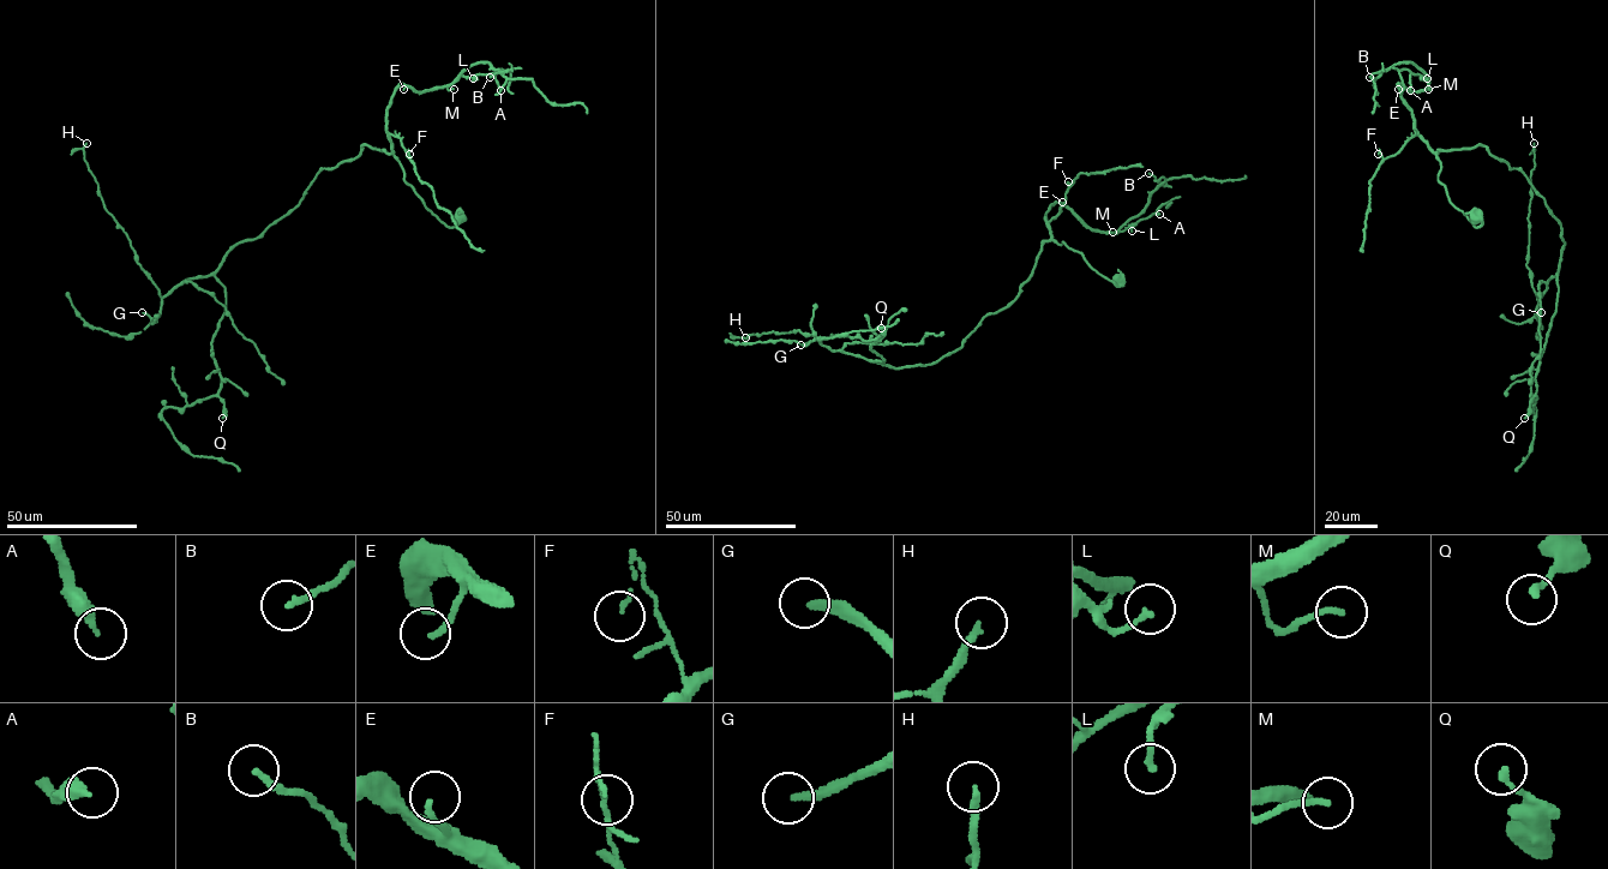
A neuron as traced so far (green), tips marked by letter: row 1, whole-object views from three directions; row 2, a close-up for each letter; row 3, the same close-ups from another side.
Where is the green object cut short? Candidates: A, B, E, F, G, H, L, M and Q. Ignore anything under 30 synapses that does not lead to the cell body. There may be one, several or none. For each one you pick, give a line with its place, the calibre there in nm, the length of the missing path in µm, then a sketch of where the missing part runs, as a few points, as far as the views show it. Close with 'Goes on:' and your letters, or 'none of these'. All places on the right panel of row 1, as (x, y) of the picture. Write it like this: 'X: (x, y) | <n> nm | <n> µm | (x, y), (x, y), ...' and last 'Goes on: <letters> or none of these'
G: (1541, 312) | 280 nm | 50 µm
Goes on: G

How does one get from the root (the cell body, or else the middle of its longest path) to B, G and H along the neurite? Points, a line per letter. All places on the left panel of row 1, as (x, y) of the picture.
B: (458, 217), (446, 226), (403, 180), (386, 107), (401, 84), (450, 85), (480, 63), (500, 72), (490, 77)
G: (458, 217), (446, 226), (392, 154), (362, 145), (214, 273), (175, 286), (157, 315), (142, 312)
H: (458, 217), (446, 226), (392, 154), (362, 145), (214, 273), (161, 297), (104, 207), (86, 143)

